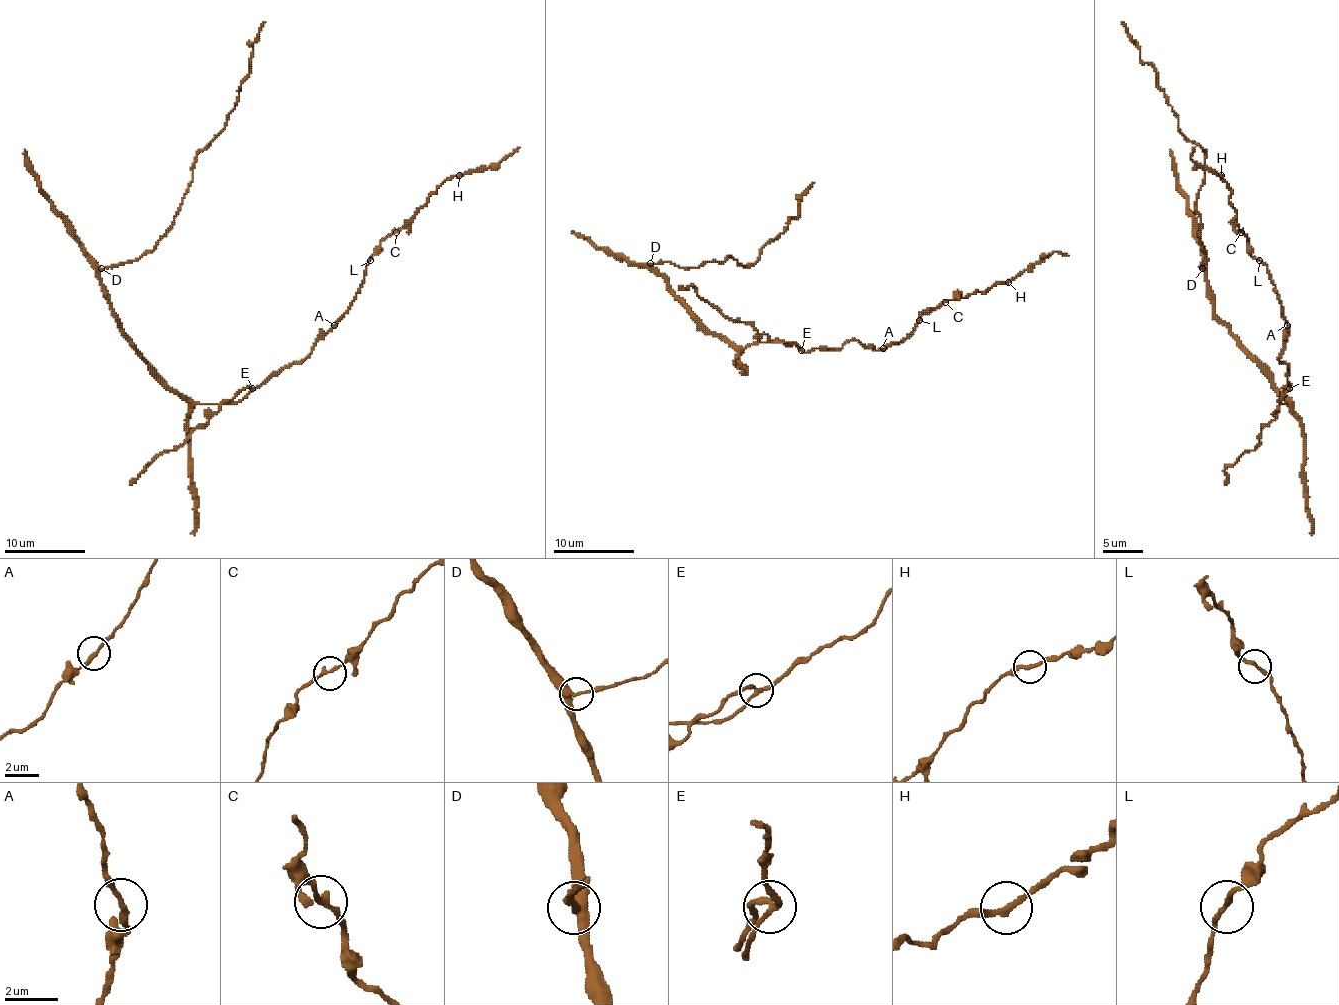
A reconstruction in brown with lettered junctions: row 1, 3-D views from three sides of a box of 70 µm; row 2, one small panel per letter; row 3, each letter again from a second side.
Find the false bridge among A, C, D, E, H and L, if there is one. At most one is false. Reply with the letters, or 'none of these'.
E

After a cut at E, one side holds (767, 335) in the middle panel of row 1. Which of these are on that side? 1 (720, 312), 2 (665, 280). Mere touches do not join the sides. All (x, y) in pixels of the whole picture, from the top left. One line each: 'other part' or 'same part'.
1: same part
2: other part

